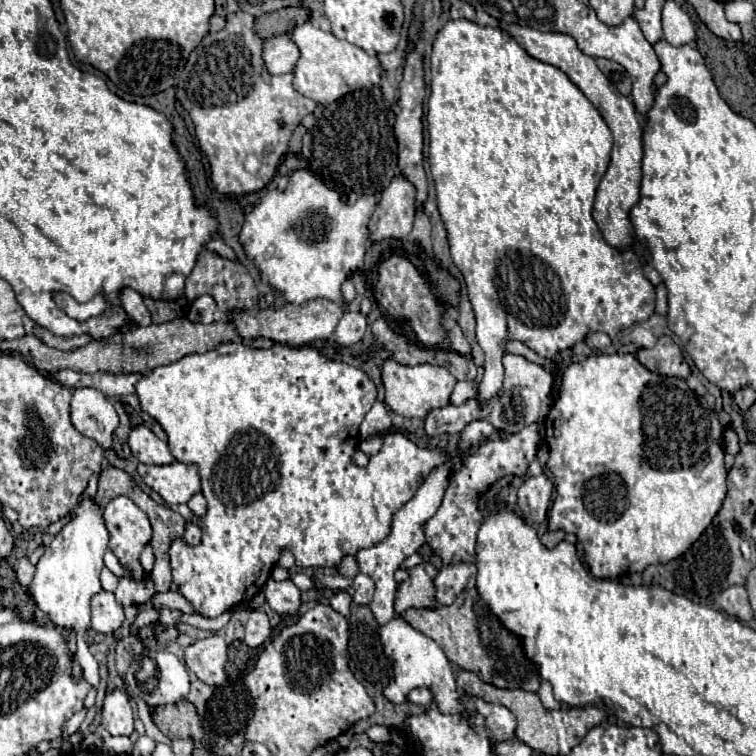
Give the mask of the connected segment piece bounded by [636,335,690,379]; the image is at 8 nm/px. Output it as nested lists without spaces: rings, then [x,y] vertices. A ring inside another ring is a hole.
[[[666,335],[660,337],[652,349],[638,349],[636,359],[648,371],[658,373],[658,375],[686,379],[690,373],[690,367],[682,355],[682,349]]]

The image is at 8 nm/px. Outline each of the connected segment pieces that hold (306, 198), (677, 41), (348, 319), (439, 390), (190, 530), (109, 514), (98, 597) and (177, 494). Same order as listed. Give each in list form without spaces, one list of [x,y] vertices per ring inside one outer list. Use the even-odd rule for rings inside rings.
[[[298,169],[290,175],[290,183],[284,191],[270,189],[266,195],[254,205],[254,209],[246,215],[244,227],[240,231],[240,243],[252,263],[260,269],[262,281],[280,291],[288,303],[302,305],[312,299],[328,299],[338,305],[344,305],[342,283],[356,269],[366,275],[364,255],[366,243],[370,241],[368,221],[372,211],[376,209],[374,195],[362,195],[356,203],[346,203],[334,187],[328,187],[320,177],[312,171]]]
[[[674,1],[664,3],[662,29],[664,29],[664,39],[674,47],[692,45],[696,41],[696,33],[690,17]]]
[[[346,311],[344,317],[340,319],[336,331],[334,331],[334,341],[340,347],[348,347],[358,343],[366,333],[366,317],[360,311]]]
[[[392,359],[384,361],[382,381],[386,387],[386,405],[402,417],[418,417],[418,419],[424,419],[432,409],[442,409],[442,407],[450,405],[450,393],[456,385],[456,379],[444,367],[428,365],[428,363],[416,365],[416,367],[406,367]]]
[[[188,523],[186,525],[186,533],[184,533],[184,543],[186,545],[200,545],[200,541],[202,541],[200,527],[194,525],[194,523]]]
[[[120,495],[104,507],[104,521],[112,535],[110,551],[128,571],[128,579],[146,579],[148,575],[140,565],[140,553],[152,539],[152,527],[144,511],[140,511],[128,497]]]
[[[100,591],[92,597],[92,629],[100,633],[114,633],[124,625],[122,605],[116,603],[114,593]]]
[[[178,461],[172,465],[138,463],[138,473],[144,483],[170,505],[188,503],[192,495],[200,493],[200,475],[196,465],[186,465]]]

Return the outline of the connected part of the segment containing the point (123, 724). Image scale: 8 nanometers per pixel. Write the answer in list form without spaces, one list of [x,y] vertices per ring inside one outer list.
[[[114,689],[112,693],[106,695],[100,723],[110,735],[130,737],[134,733],[134,711],[130,707],[130,699],[124,689]]]

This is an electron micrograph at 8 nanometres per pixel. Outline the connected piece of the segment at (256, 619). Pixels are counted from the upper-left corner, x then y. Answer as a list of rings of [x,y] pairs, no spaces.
[[[250,611],[250,619],[246,623],[246,639],[244,643],[248,647],[260,647],[270,635],[270,623],[268,623],[268,615],[262,611]]]

